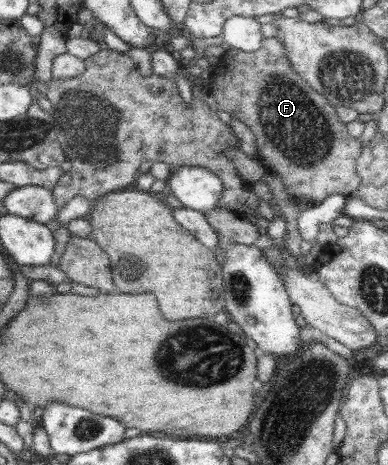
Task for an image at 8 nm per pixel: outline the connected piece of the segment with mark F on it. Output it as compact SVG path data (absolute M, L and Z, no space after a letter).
M279 35L262 38L259 49L252 52L230 47L219 64L223 69L216 72L216 82L211 87L211 94L215 97L219 110L228 112L230 117L237 118L249 128L255 136L259 163L265 171L277 174L290 197L317 204L329 195L347 196L358 189L360 180L355 173L355 159L361 149L360 139L355 139L346 132L346 124L337 117L335 107L319 93L315 93L291 68Z

